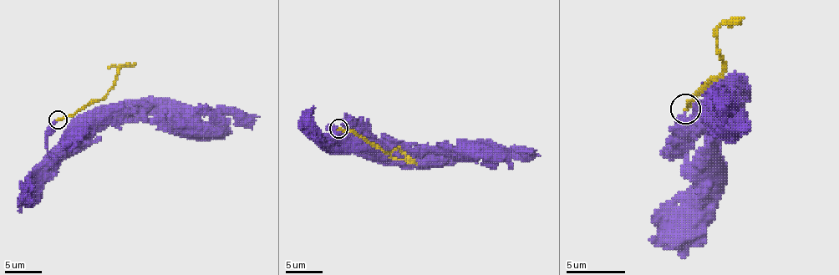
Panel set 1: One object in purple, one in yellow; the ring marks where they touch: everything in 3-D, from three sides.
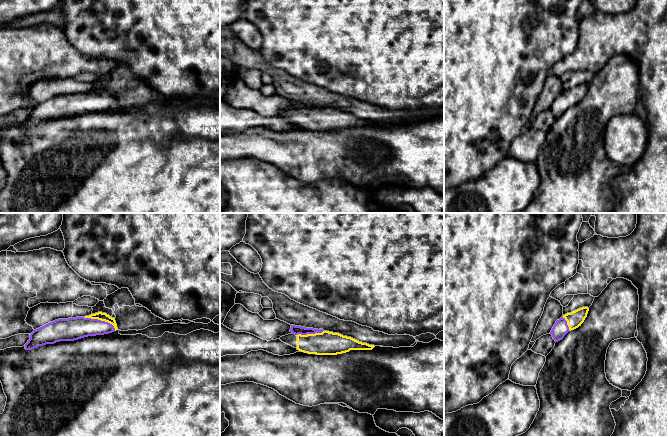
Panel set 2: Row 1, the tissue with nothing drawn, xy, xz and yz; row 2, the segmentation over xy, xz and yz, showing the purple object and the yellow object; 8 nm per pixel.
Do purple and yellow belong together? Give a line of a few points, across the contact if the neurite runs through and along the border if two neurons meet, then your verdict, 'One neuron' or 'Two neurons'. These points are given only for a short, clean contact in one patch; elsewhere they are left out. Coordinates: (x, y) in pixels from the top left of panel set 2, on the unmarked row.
Line: xy (71, 105), (93, 101), (100, 96), (101, 92). One neuron

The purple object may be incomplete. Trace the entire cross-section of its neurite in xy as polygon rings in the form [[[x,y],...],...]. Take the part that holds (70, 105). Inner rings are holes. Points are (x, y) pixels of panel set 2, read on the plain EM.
[[[102,88],[85,93],[58,95],[34,106],[25,120],[25,125],[32,126],[60,117],[74,117],[88,112],[109,110],[116,106],[118,104],[115,94]]]

